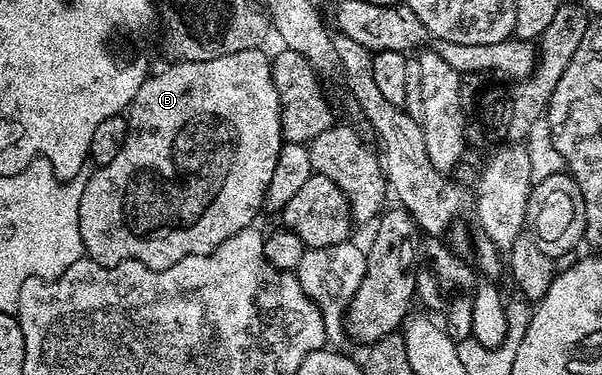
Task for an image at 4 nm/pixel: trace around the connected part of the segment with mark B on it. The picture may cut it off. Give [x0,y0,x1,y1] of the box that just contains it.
[78,48,283,270]

